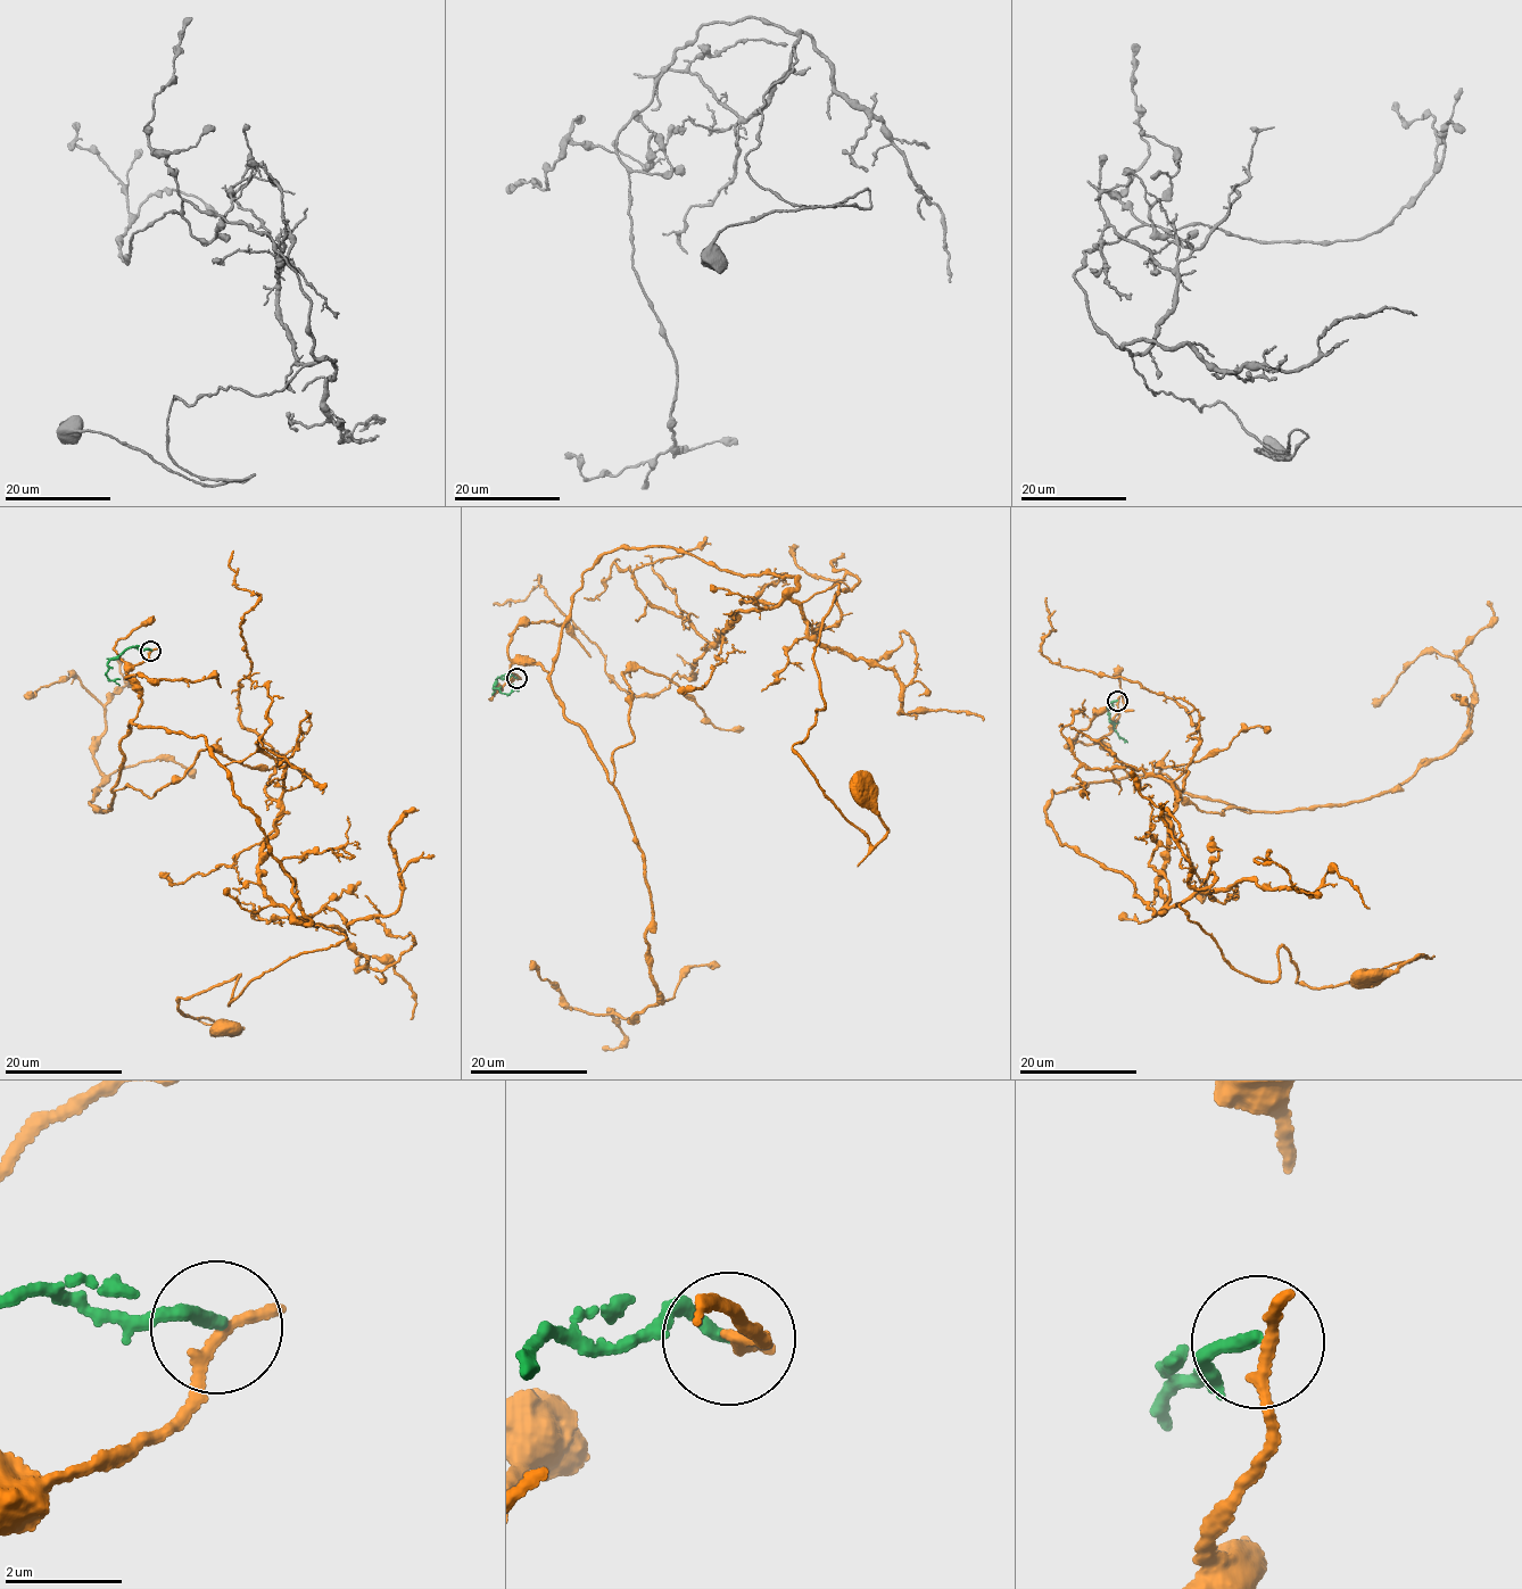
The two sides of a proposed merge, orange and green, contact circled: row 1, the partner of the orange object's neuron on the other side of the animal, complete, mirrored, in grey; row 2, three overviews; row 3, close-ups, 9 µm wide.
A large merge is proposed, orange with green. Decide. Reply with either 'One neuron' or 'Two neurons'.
Two neurons

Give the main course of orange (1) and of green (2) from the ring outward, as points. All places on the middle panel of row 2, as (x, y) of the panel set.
1: (517, 678), (549, 675), (608, 552), (837, 584), (793, 752), (874, 845), (860, 792)
2: (517, 678), (498, 677), (494, 688), (502, 694), (519, 692)

